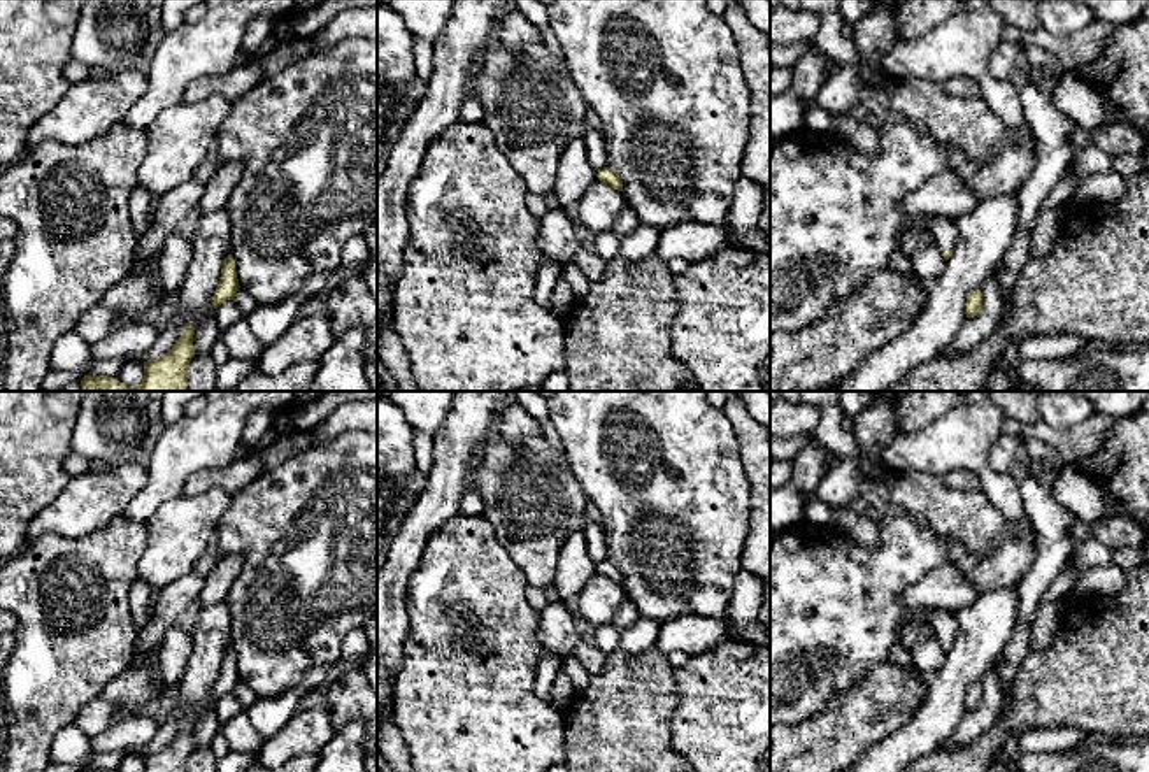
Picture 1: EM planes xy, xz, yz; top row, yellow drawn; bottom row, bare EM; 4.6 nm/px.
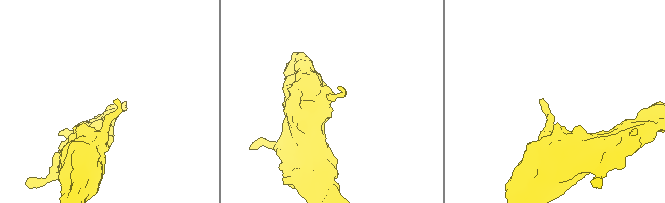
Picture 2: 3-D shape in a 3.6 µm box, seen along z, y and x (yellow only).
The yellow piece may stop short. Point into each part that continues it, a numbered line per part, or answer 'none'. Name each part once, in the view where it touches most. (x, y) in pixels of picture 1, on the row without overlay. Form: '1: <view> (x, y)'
1: yz (944, 623)

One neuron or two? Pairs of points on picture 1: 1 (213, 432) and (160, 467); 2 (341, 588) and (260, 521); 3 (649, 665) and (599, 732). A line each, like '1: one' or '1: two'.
1: one
2: one
3: one

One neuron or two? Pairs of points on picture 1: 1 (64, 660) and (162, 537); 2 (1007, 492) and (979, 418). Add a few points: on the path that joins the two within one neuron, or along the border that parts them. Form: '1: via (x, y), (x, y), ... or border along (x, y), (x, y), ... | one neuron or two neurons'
1: border along (148, 528), (148, 544), (137, 564), (135, 576) | two neurons
2: via (988, 476), (979, 467), (979, 437) | one neuron

